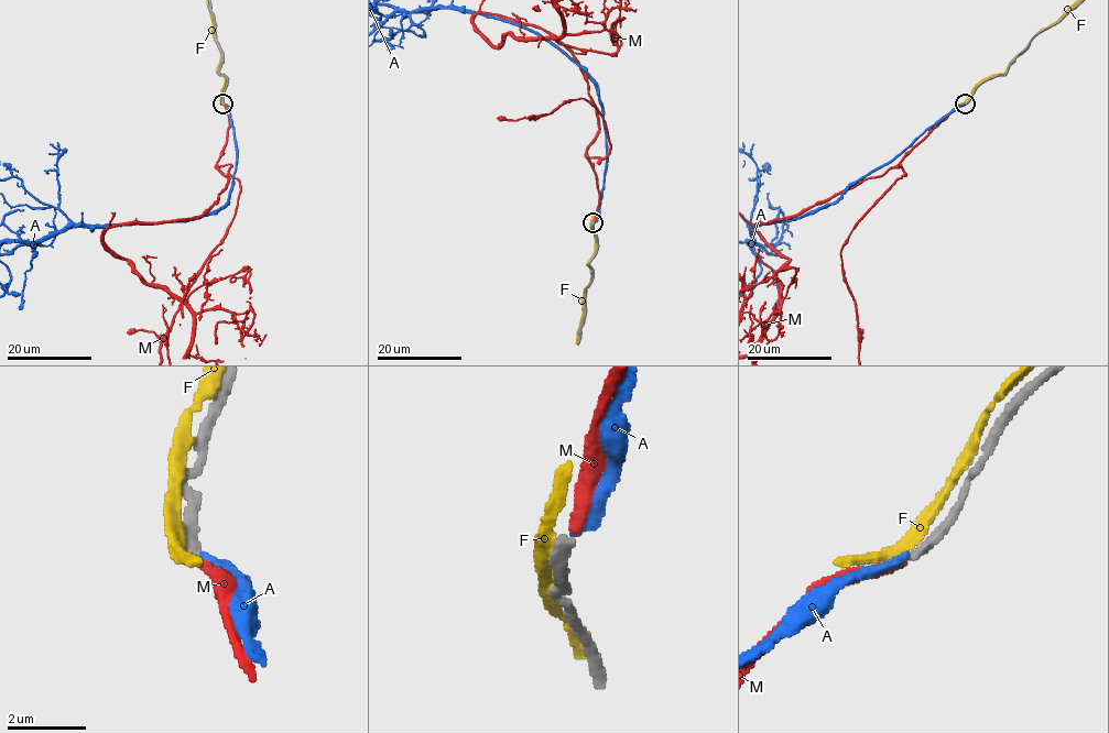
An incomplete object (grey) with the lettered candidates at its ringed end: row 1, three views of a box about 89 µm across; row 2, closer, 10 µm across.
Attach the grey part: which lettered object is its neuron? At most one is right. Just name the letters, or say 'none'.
M

